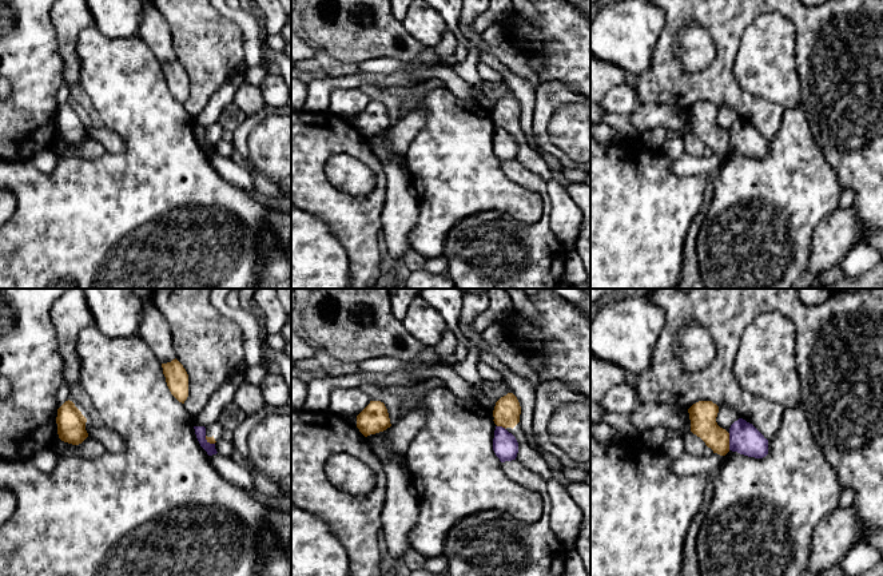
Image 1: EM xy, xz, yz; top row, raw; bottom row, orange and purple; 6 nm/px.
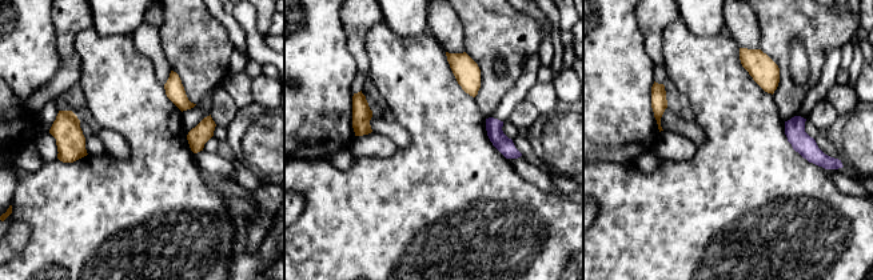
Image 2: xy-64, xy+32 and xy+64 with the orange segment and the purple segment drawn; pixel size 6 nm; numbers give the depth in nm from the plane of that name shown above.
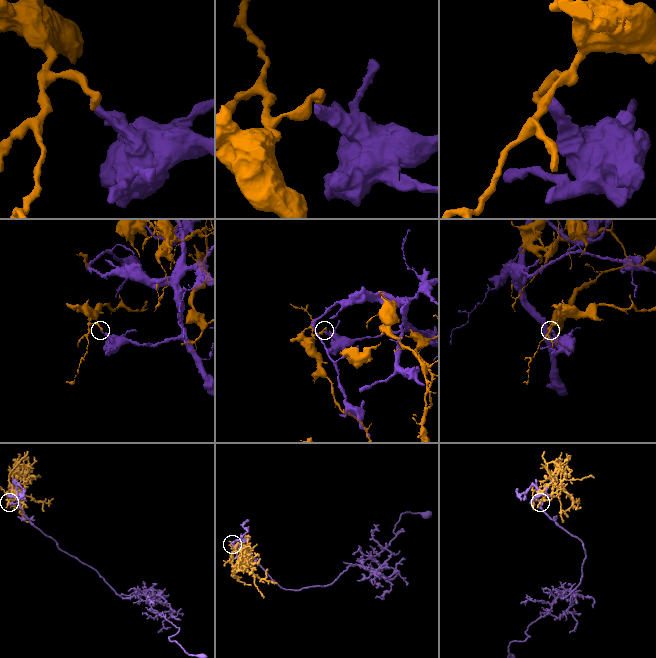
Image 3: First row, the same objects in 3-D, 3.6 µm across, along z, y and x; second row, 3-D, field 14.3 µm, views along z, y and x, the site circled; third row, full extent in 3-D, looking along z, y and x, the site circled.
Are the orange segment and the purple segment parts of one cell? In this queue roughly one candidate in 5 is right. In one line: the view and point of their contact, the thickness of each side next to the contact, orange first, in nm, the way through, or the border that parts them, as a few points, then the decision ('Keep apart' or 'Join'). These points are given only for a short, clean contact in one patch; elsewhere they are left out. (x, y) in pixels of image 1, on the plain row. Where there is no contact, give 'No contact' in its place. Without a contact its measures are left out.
Touches orange at yz (728, 142). Thickness 160 nm (orange) against 190 nm. Keep apart

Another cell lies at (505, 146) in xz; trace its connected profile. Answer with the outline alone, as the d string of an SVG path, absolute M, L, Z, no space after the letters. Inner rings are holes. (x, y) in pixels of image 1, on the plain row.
M496 127L493 151L501 163L516 160L518 143L516 138L502 127Z

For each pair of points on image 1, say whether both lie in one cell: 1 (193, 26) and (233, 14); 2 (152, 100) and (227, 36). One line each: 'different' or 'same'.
1: different
2: different

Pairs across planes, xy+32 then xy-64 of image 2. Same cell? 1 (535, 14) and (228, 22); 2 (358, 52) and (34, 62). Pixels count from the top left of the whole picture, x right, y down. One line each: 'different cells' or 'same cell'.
1: same cell
2: different cells

